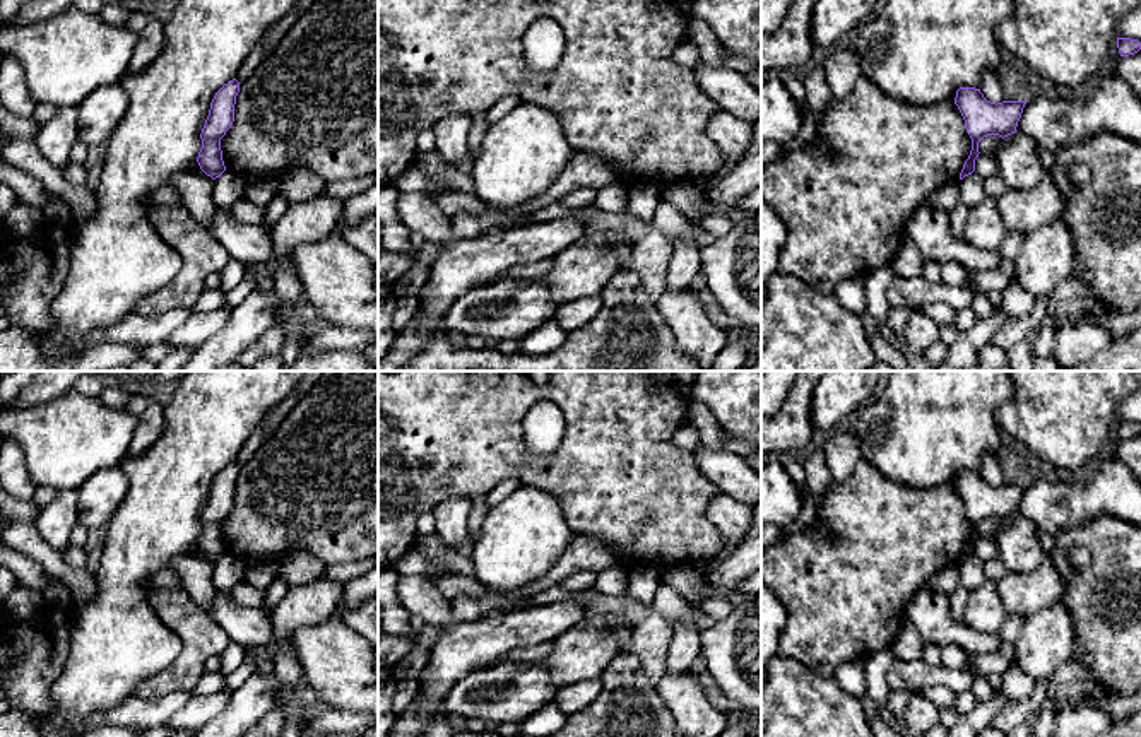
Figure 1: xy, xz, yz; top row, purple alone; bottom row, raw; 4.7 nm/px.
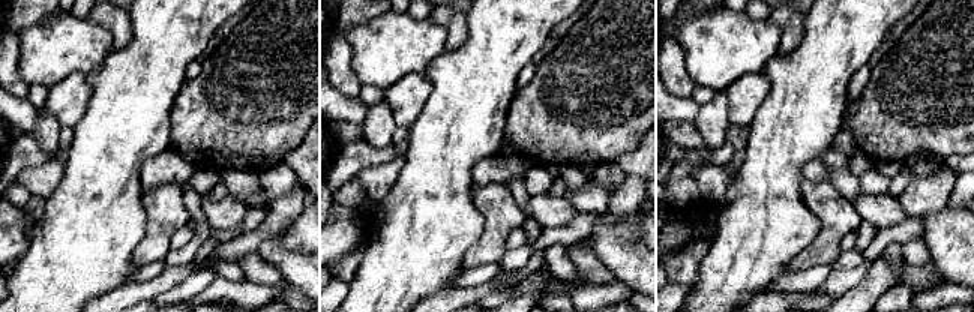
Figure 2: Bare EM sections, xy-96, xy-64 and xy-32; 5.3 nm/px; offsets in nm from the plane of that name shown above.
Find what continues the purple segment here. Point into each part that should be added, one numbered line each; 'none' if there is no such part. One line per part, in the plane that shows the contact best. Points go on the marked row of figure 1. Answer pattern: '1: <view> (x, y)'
none

